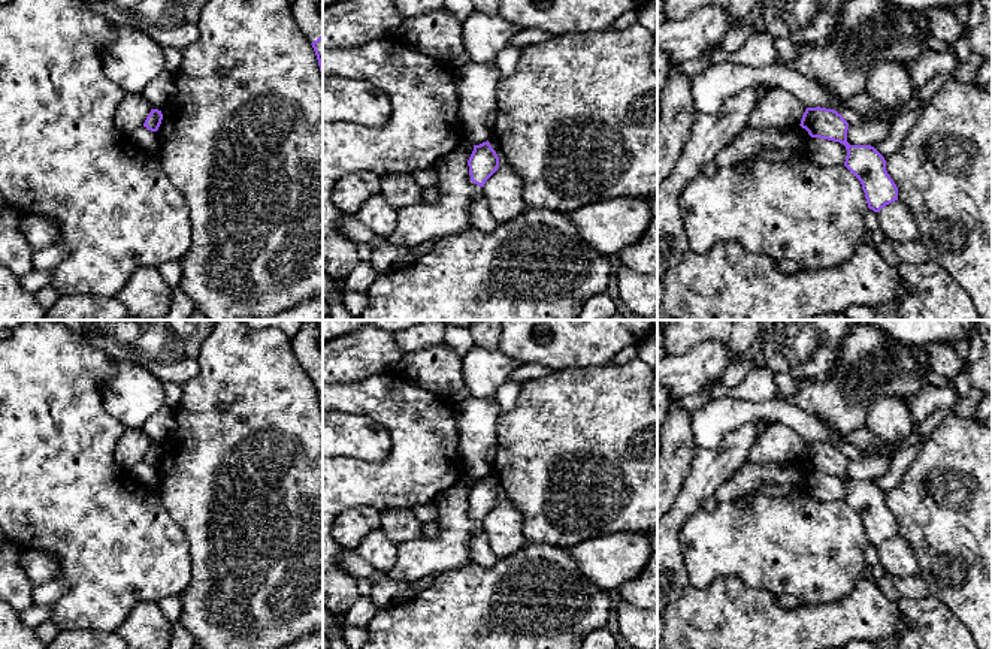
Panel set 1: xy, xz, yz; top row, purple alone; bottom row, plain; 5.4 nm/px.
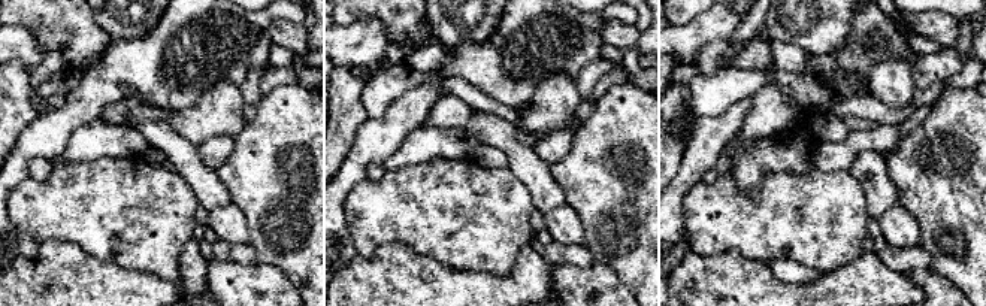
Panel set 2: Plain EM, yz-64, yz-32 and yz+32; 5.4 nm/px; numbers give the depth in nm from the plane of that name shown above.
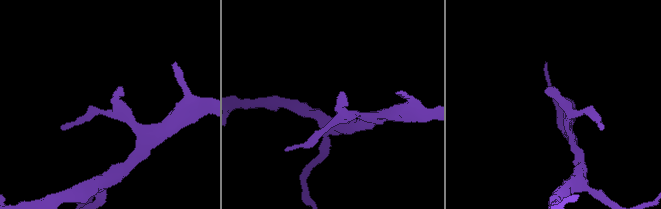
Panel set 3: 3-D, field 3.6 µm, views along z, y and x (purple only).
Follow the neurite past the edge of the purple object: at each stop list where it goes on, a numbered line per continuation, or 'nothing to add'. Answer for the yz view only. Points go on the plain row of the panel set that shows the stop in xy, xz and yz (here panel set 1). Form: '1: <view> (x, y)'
1: yz (776, 443)

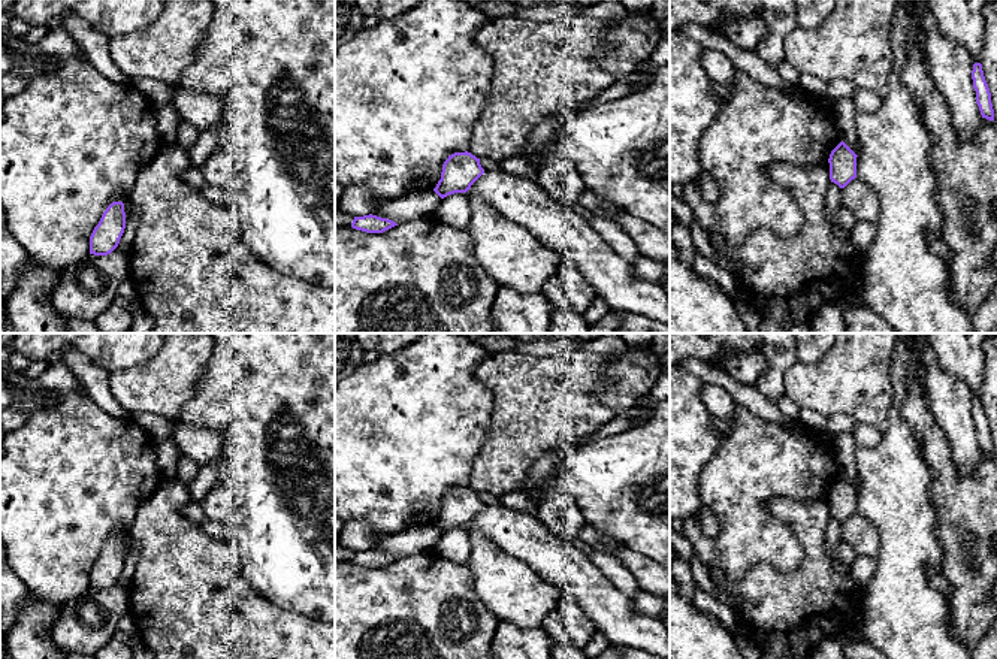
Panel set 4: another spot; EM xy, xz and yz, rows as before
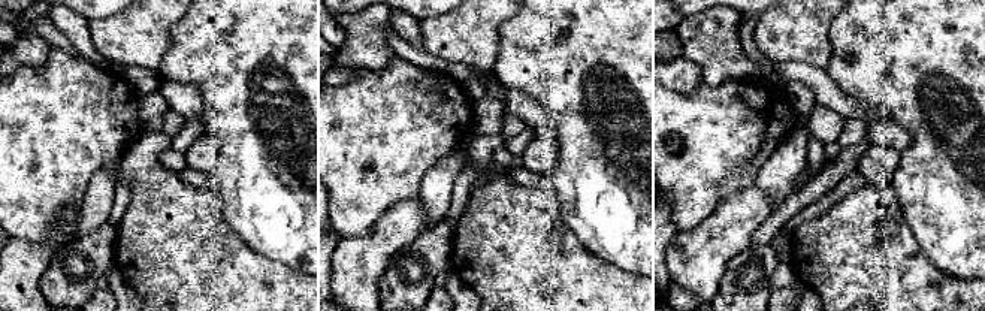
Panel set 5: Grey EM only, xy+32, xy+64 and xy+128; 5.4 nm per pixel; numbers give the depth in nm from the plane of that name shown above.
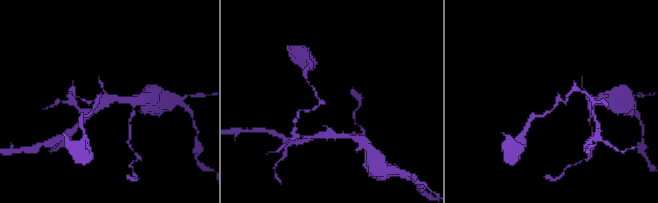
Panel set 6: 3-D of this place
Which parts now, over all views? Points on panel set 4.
nothing to add

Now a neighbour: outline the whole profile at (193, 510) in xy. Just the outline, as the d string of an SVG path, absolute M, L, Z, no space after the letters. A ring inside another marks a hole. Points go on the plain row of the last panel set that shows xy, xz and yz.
M190 501L184 508L182 508L182 514L197 523L197 525L202 525L208 517L200 505L200 502L196 502L196 501Z

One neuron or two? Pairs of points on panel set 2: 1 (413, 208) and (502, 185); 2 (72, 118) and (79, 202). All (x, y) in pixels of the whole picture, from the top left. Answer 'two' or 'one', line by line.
1: one
2: two

